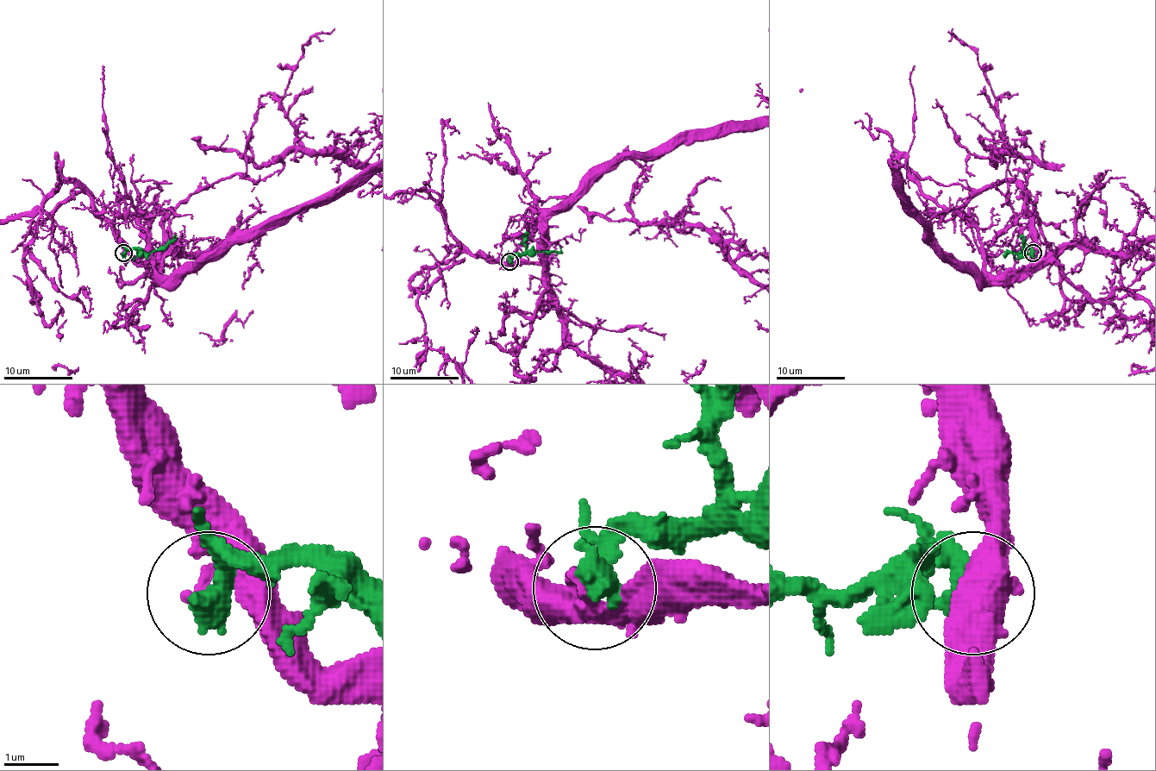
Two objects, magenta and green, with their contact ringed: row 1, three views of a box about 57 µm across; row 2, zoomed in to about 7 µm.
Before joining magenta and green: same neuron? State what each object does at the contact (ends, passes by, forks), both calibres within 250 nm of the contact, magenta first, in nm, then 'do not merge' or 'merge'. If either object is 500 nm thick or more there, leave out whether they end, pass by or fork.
280 nm thick on the magenta side, 550 nm on the other; do not merge

